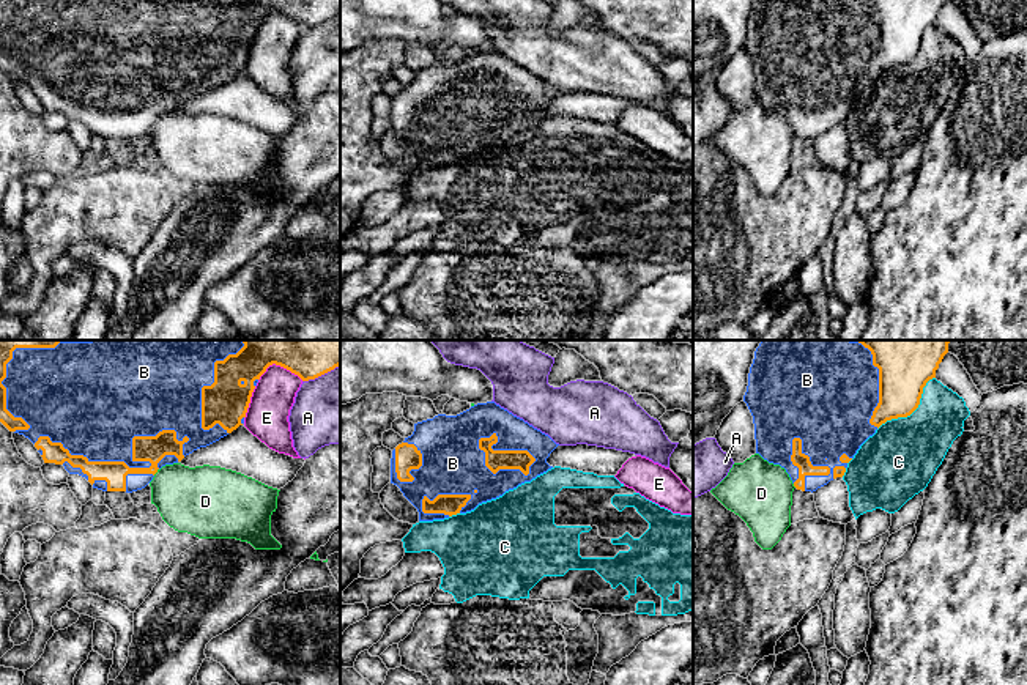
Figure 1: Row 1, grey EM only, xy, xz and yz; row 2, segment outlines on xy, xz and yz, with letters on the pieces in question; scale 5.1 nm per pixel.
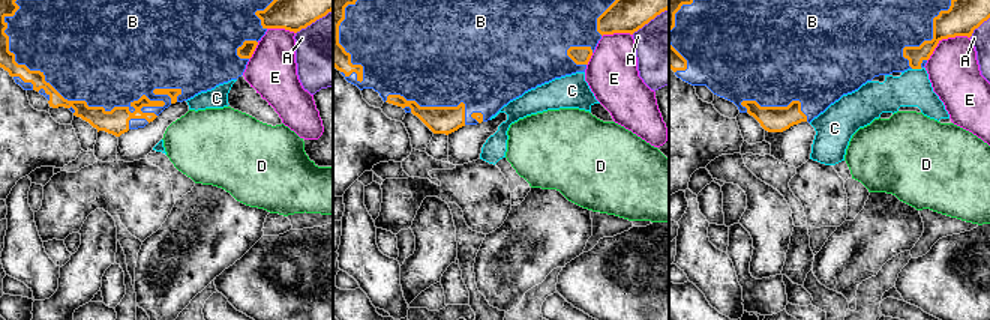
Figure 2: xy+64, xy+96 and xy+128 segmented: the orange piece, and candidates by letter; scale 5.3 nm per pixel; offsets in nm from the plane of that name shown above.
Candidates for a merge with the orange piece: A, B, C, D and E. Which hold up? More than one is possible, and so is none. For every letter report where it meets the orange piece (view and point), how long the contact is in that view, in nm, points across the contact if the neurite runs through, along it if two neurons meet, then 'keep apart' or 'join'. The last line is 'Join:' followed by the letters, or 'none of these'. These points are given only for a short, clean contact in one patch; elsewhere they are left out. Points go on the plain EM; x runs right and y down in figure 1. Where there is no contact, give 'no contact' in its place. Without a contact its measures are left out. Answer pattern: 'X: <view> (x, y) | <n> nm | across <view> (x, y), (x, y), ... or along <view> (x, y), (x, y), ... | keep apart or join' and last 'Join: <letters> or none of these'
A: xy (320, 22) | 220 nm | keep apart
B: xy (142, 115) | 800 nm | join
C: yz (912, 59) | 400 nm | keep apart
D: xy (156, 118) | 50 nm | keep apart
E: xy (281, 13) | 240 nm | keep apart
Join: B

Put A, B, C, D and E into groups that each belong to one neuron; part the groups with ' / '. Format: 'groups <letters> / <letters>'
groups A / B / C / D / E

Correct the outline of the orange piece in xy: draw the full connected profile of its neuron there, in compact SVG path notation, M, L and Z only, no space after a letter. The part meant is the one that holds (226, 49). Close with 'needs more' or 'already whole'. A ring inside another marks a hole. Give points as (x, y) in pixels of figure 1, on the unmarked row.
M0 0L0 69L9 79L28 85L44 110L63 112L69 121L85 124L93 135L132 140L145 135L162 113L181 109L194 98L219 88L243 72L252 39L273 11L309 28L339 14L340 0Z; needs more

